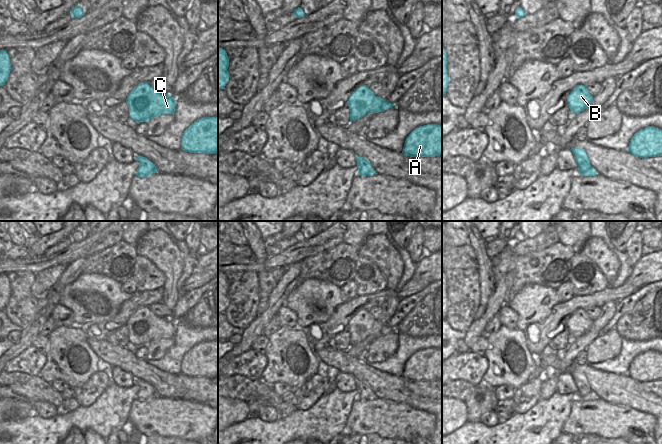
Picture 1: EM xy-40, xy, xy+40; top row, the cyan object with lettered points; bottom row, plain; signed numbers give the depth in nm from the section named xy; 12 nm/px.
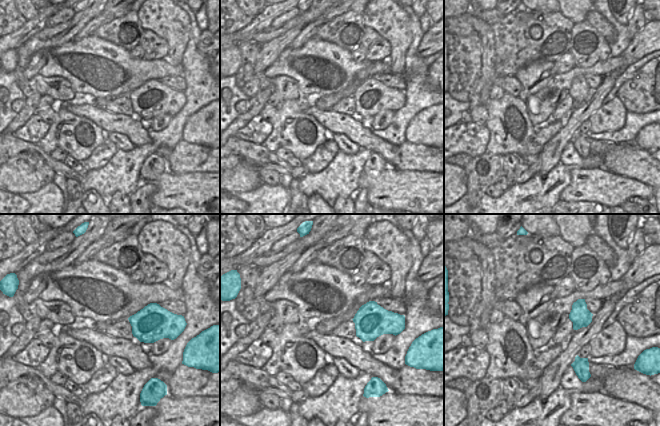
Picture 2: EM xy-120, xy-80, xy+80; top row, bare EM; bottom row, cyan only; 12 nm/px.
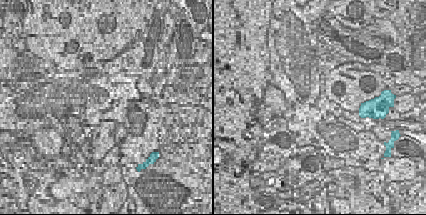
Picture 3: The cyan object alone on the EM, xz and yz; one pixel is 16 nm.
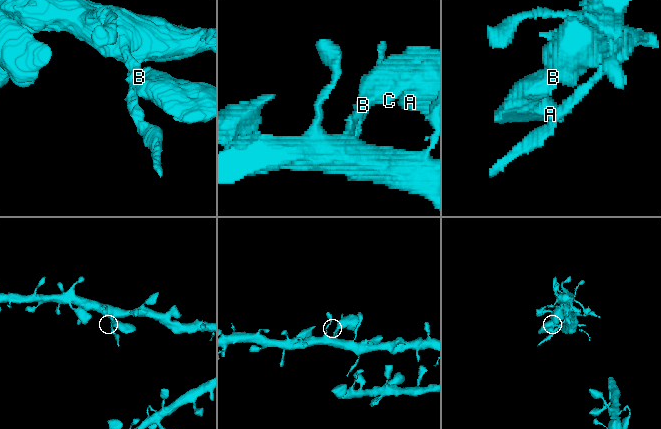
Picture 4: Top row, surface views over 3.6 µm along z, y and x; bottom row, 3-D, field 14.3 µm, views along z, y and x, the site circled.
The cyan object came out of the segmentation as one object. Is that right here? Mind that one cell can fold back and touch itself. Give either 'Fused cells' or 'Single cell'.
Single cell

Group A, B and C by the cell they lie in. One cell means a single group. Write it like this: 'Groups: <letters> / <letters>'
Groups: A B C

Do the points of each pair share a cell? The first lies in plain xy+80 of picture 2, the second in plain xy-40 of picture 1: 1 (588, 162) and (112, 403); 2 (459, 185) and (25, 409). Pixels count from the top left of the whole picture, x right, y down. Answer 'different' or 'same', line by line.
1: different
2: same

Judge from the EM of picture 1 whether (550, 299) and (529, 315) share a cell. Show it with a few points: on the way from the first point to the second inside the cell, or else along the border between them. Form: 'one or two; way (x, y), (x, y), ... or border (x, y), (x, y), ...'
one; way (545, 299), (534, 310)

